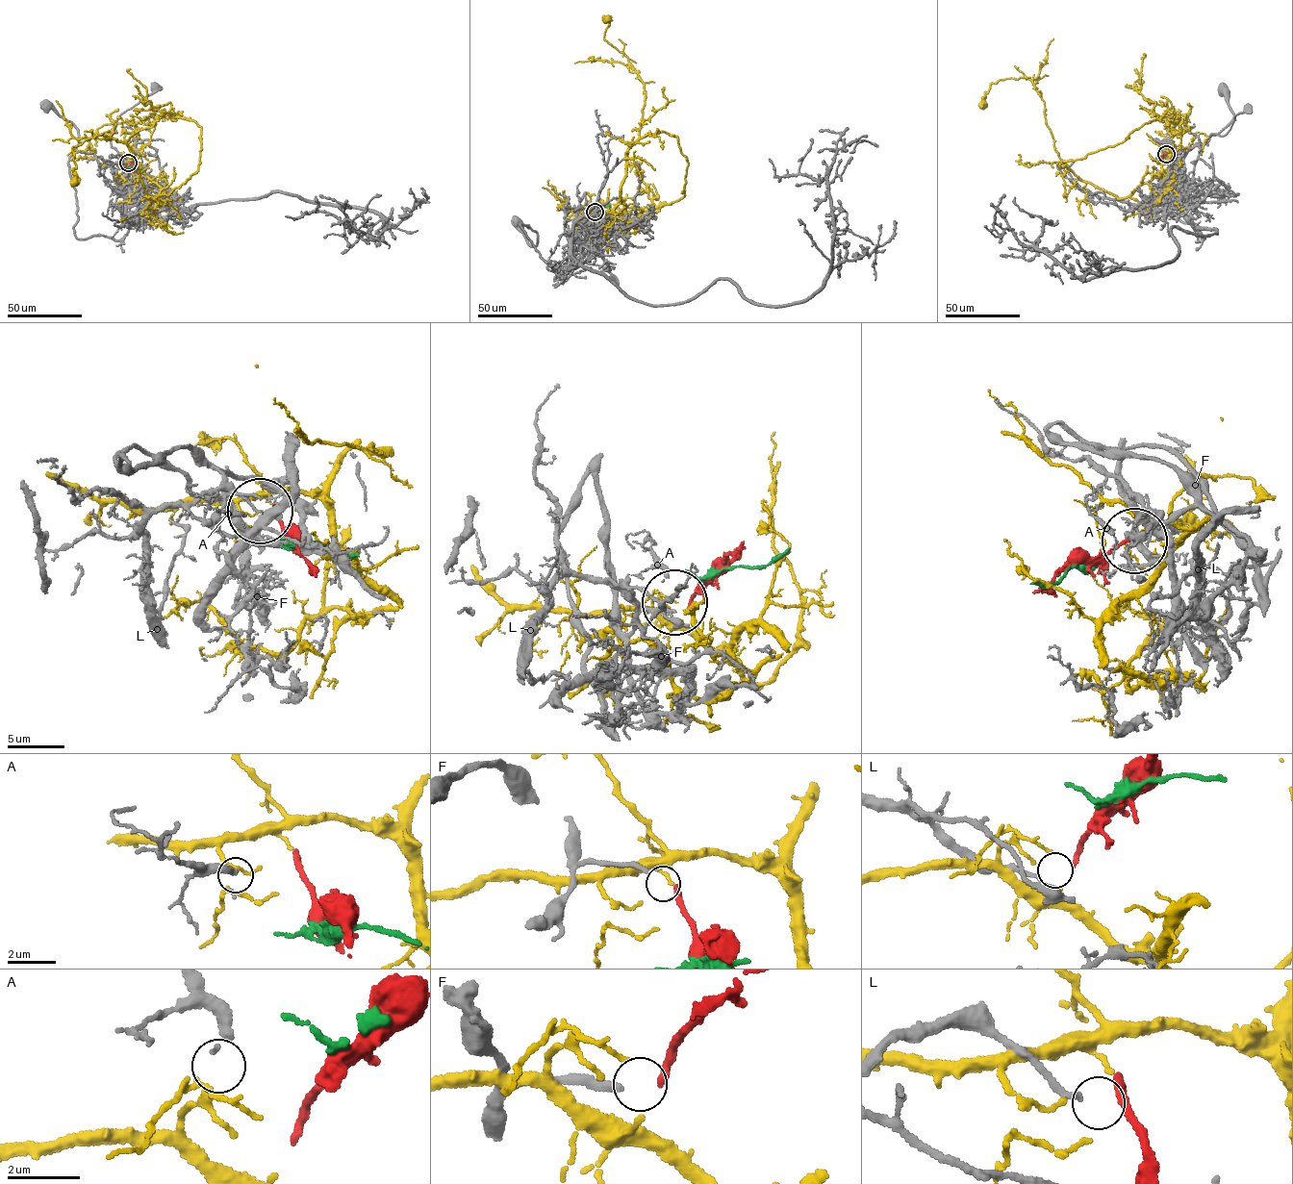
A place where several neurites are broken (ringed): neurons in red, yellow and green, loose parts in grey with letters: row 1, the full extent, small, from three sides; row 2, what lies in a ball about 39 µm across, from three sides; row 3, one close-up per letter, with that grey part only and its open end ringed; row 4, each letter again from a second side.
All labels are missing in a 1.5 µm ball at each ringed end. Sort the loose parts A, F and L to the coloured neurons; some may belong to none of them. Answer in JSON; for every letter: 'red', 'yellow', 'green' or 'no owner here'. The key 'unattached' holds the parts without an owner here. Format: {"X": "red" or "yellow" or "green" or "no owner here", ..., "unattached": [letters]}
{"A": "yellow", "F": "red", "L": "no owner here", "unattached": ["L"]}

